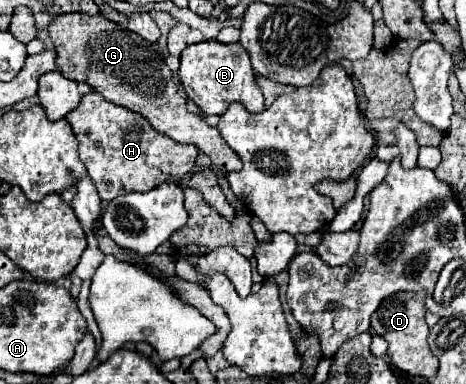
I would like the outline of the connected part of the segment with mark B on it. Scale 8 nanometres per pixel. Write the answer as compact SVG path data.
M206 40L198 44L190 44L180 54L180 82L188 94L188 98L204 112L204 114L224 114L226 106L232 102L244 104L250 112L264 110L264 98L260 88L256 86L254 70L250 66L248 52L236 44L222 44L216 40Z

